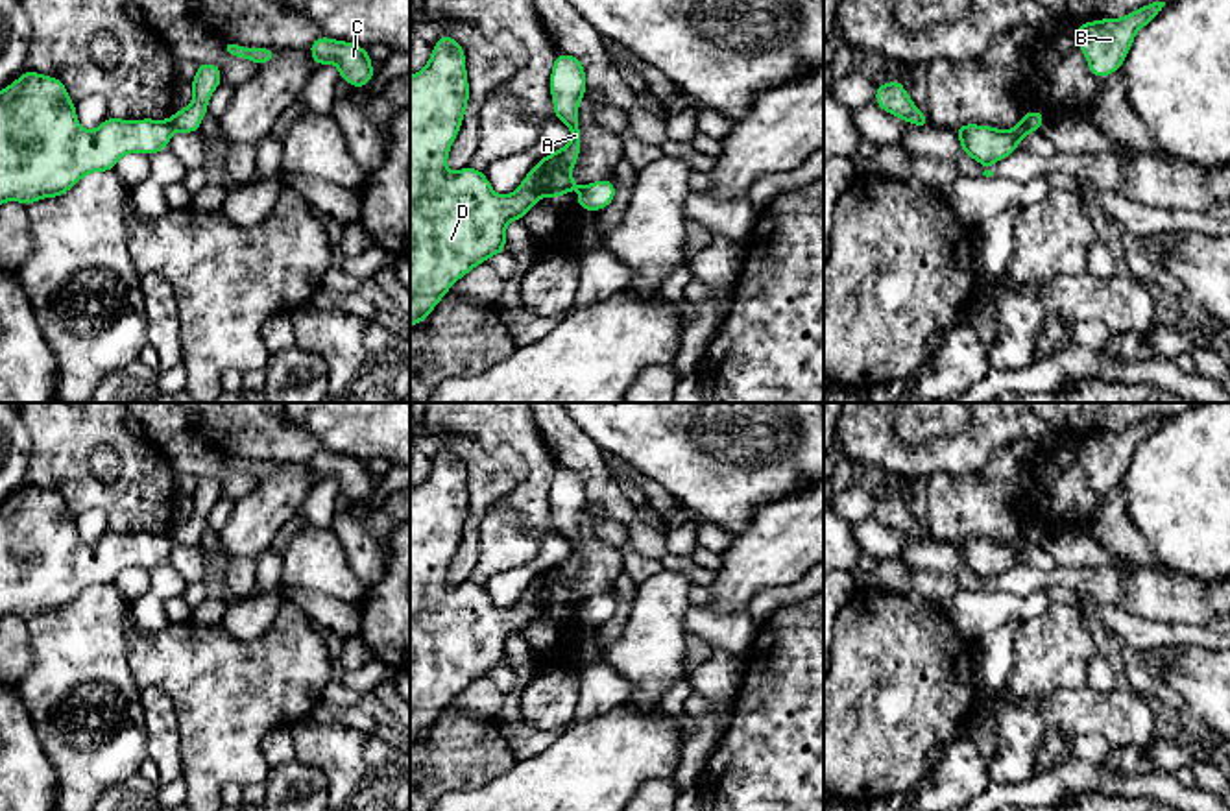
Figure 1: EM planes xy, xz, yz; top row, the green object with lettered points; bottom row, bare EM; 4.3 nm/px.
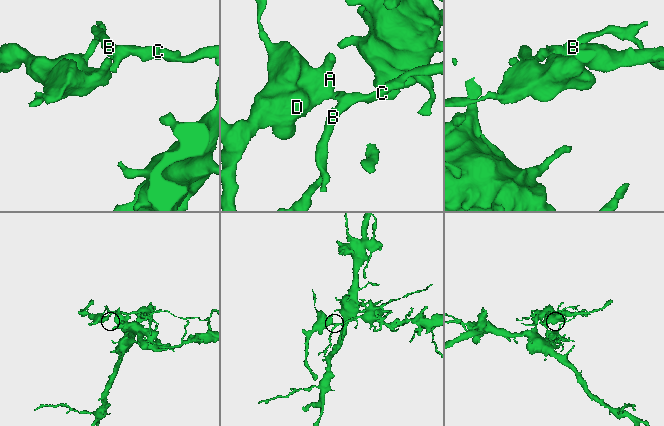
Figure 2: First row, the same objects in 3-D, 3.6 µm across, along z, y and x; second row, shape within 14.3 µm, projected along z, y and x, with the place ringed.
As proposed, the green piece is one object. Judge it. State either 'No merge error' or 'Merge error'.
Merge error

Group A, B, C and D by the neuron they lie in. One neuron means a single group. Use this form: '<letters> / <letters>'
A D / B C

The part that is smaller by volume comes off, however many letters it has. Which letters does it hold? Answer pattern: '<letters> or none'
A, D

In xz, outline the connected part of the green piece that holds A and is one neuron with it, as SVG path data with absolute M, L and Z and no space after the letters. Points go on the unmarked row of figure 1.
M440 449L428 477L410 490L410 739L421 739L451 700L489 671L506 663L506 639L521 634L541 611L582 602L571 584L580 571L578 521L587 495L584 477L558 467L549 495L554 532L571 543L571 556L545 569L510 610L499 610L486 586L473 580L447 584L447 571L469 517L465 464L452 449Z

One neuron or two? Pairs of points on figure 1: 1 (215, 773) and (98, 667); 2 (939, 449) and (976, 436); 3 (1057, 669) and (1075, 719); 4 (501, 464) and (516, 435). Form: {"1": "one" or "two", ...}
{"1": "two", "2": "one", "3": "two", "4": "two"}

